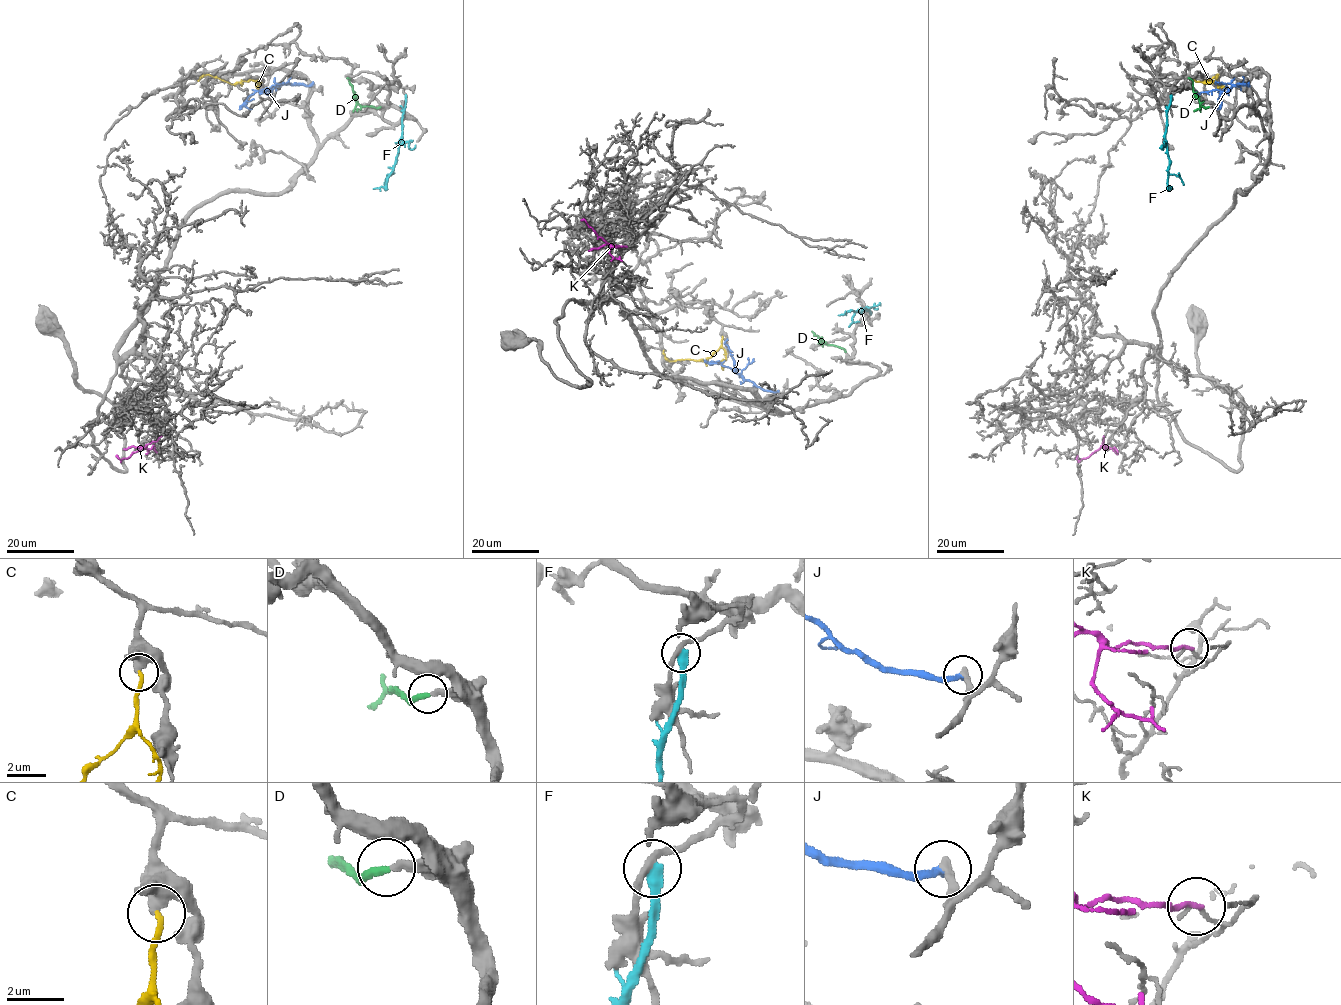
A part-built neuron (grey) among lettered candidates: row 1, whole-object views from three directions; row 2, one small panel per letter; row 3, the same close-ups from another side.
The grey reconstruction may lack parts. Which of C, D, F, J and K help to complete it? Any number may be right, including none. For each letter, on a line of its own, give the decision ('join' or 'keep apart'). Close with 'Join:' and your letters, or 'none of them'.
C: keep apart
D: join
F: keep apart
J: keep apart
K: keep apart
Join: D

